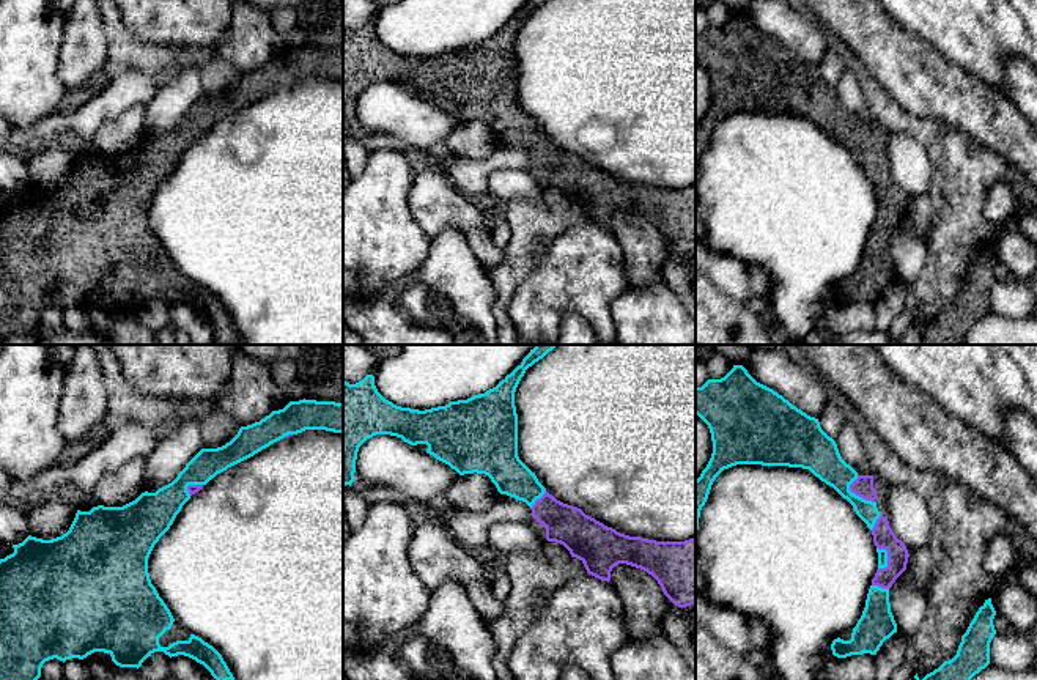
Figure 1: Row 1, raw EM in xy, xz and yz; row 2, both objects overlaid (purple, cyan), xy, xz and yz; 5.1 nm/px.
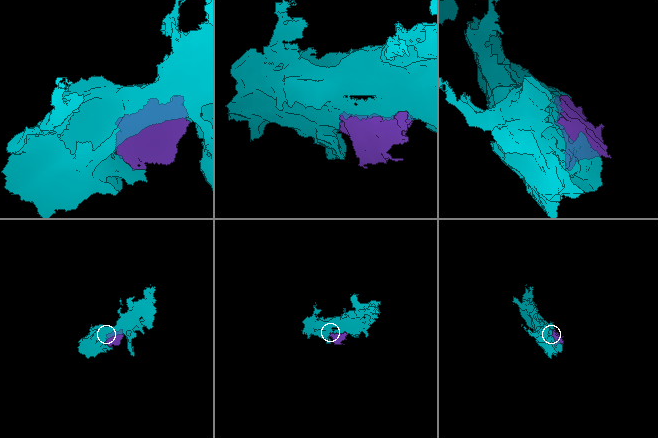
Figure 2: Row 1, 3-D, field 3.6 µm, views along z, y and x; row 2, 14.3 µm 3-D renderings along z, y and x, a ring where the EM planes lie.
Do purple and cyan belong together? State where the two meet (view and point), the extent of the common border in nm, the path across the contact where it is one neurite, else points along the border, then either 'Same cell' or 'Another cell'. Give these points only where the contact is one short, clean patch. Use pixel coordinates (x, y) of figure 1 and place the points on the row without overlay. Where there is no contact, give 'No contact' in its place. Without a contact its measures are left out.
Touches purple at yz (855, 140). Shared border 170 nm. Same cell

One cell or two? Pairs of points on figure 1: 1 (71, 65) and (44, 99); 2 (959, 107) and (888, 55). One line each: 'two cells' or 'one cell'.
1: two cells
2: one cell

